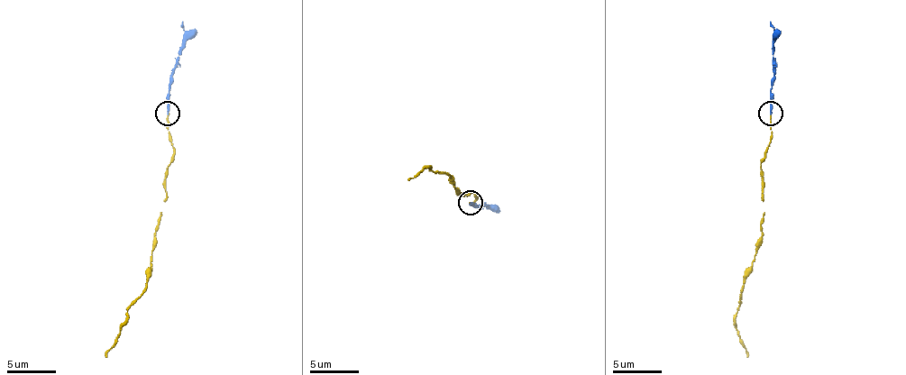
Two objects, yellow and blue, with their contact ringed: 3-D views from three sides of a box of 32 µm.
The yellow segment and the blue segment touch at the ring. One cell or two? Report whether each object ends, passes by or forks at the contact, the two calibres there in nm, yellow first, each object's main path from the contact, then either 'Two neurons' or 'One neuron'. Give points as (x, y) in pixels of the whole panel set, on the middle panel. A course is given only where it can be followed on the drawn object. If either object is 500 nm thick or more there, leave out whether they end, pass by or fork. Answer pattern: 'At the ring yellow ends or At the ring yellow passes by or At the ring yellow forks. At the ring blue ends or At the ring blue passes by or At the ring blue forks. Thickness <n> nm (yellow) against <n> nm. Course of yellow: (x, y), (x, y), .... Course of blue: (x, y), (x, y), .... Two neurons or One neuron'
At the ring yellow ends. At the ring blue ends. Thickness 120 nm (yellow) against 170 nm. Course of yellow: (470, 202), (472, 204), (477, 199), (470, 192), (470, 195), (458, 195), (448, 175), (425, 168), (408, 179). Course of blue: (470, 202), (487, 206), (484, 202). Two neurons

